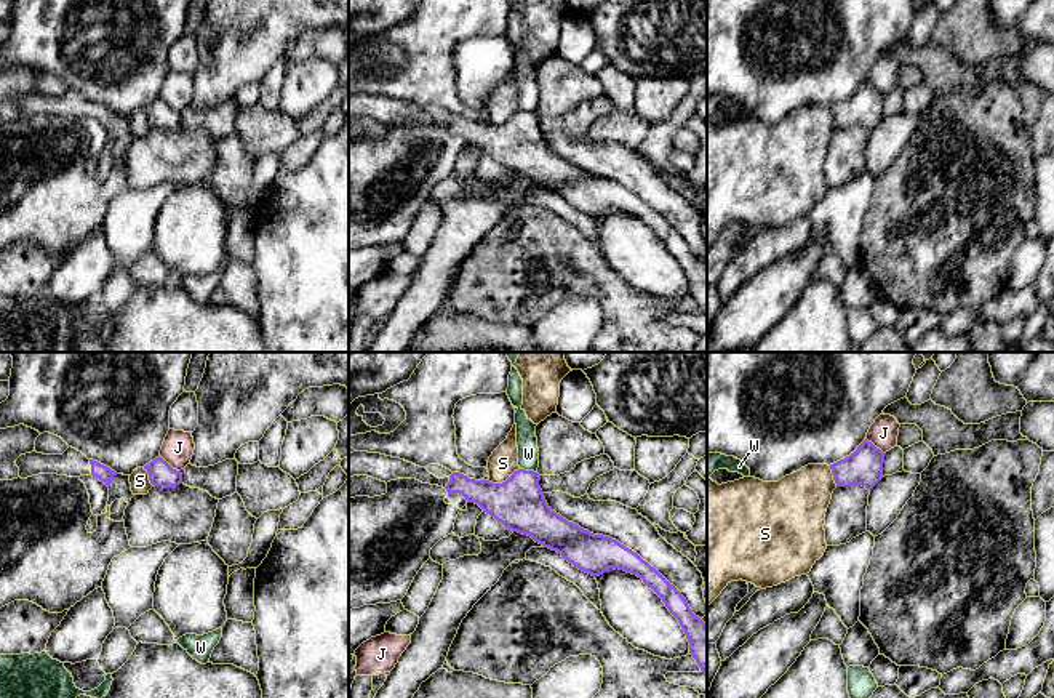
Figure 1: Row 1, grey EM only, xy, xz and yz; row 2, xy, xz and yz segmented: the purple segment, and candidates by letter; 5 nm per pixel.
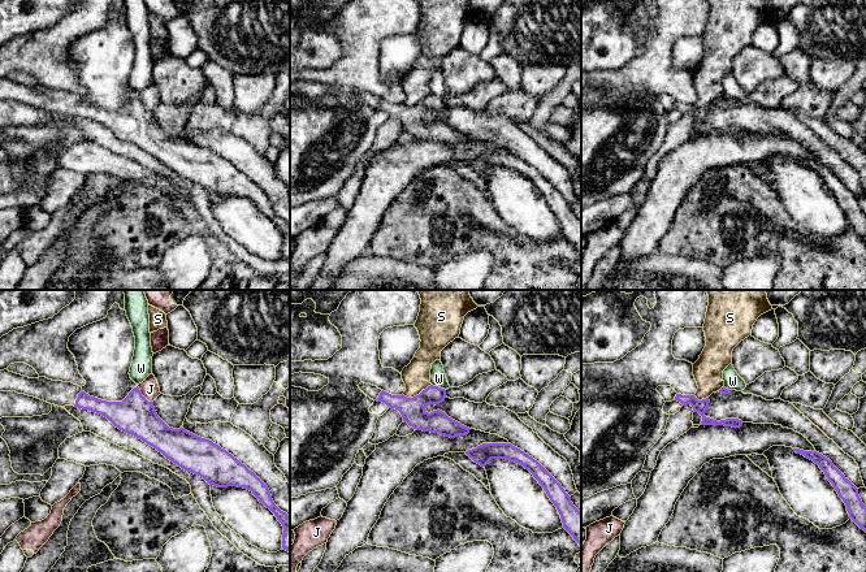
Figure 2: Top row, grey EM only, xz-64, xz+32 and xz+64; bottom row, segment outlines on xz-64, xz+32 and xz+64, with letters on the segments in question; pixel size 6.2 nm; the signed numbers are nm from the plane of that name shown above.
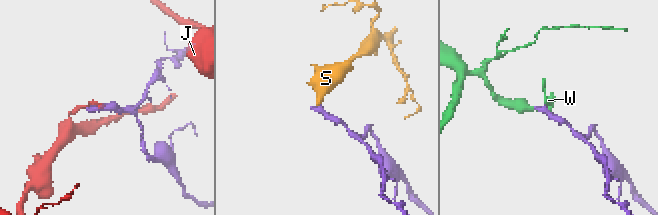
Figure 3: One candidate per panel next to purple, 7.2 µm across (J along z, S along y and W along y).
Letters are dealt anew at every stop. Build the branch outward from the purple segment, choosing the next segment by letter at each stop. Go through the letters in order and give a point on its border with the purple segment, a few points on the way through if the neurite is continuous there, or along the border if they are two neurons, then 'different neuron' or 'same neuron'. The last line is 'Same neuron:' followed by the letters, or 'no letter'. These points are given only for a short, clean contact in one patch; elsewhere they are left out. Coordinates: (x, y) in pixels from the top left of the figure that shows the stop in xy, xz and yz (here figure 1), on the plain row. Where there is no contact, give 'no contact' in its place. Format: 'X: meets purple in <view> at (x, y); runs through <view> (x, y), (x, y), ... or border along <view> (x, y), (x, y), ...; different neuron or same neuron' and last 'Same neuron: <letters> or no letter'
J: meets purple in xy at (168, 106); border along xy (160, 96), (179, 112); different neuron
S: meets purple in xz at (503, 124); border along xz (519, 109), (501, 124), (488, 122); different neuron
W: meets purple in xz at (528, 112); border along xz (520, 109), (536, 114); different neuron
Same neuron: no letter

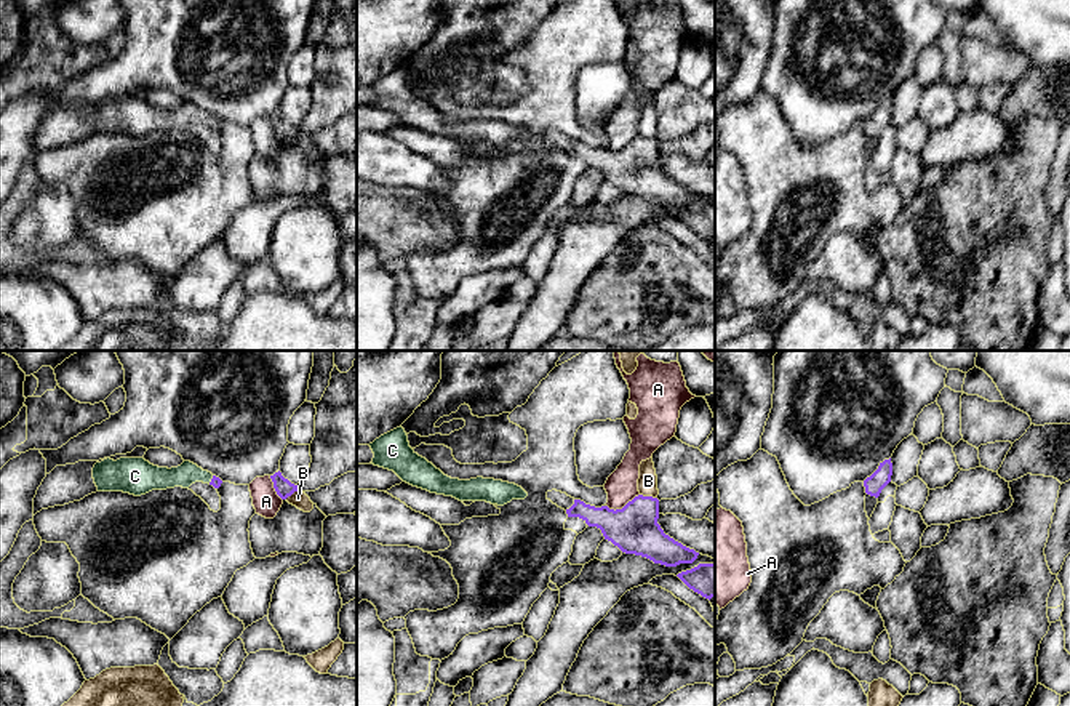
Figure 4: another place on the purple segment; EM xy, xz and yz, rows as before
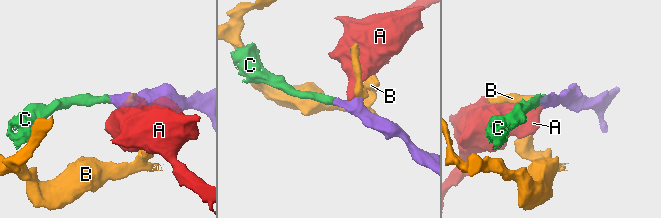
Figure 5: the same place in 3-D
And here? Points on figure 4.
A: meets purple in xz at (624, 148); border along xz (638, 135), (621, 149), (610, 151), (606, 148); different neuron
B: meets purple in xz at (648, 138); border along xz (640, 135), (656, 140); different neuron
C: meets purple in xy at (211, 120); runs through xy (216, 124), (211, 120), (186, 116); same neuron
Same neuron: C

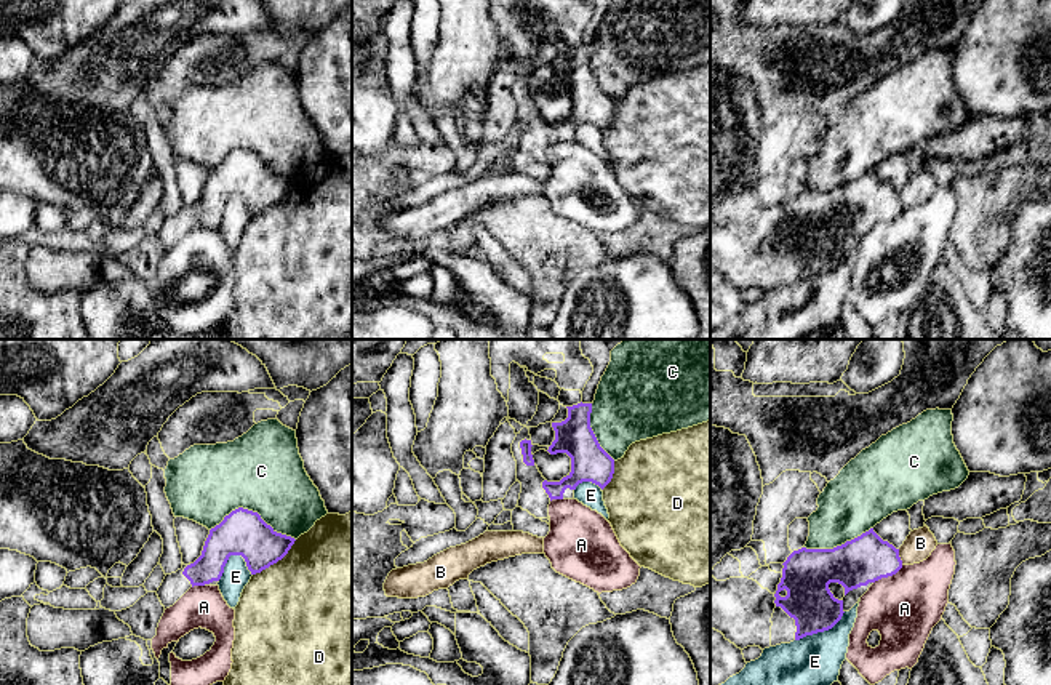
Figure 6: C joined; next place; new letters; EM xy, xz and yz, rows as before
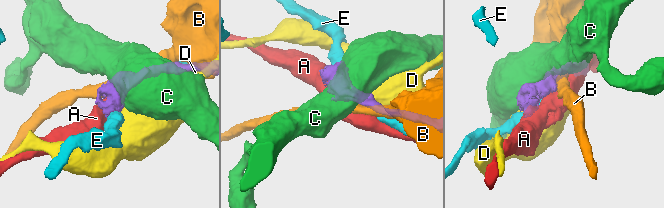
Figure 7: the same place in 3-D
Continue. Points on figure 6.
A: meets purple in yz at (888, 216); different neuron
B: meets purple in yz at (899, 199); different neuron
C: meets purple in xy at (251, 152); different neuron
D: meets purple in xy at (275, 204); different neuron
E: meets purple in xy at (231, 196); different neuron
Same neuron: no letter

